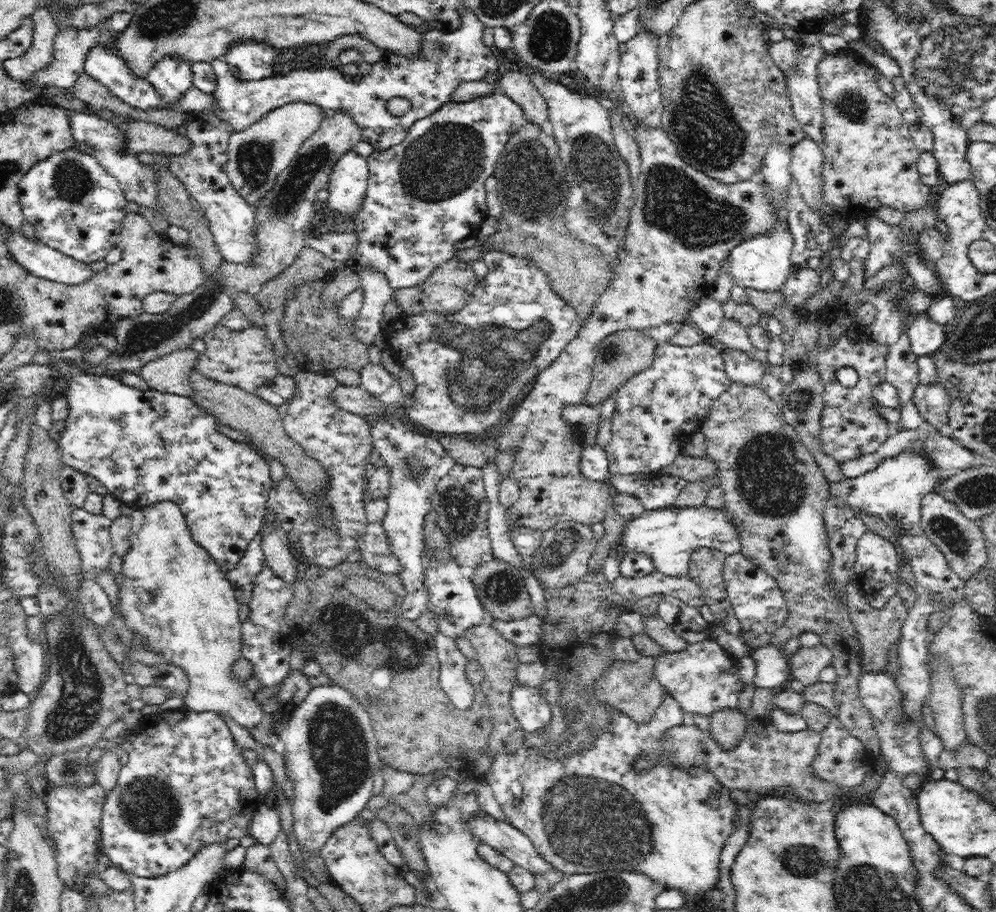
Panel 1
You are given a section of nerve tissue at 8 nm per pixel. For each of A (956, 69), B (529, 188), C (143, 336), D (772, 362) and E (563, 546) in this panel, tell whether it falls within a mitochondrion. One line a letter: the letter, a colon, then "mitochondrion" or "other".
A: mitochondrion
B: mitochondrion
C: mitochondrion
D: other
E: mitochondrion

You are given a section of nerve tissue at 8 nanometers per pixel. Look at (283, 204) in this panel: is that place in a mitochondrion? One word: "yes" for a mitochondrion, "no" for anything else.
yes

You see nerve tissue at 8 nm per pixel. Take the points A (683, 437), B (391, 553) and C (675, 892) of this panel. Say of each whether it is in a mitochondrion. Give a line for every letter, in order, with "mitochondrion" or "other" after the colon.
A: other
B: other
C: other

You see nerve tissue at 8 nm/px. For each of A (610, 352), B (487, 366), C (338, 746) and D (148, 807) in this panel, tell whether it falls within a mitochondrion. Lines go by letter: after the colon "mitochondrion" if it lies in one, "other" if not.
A: mitochondrion
B: mitochondrion
C: mitochondrion
D: mitochondrion

